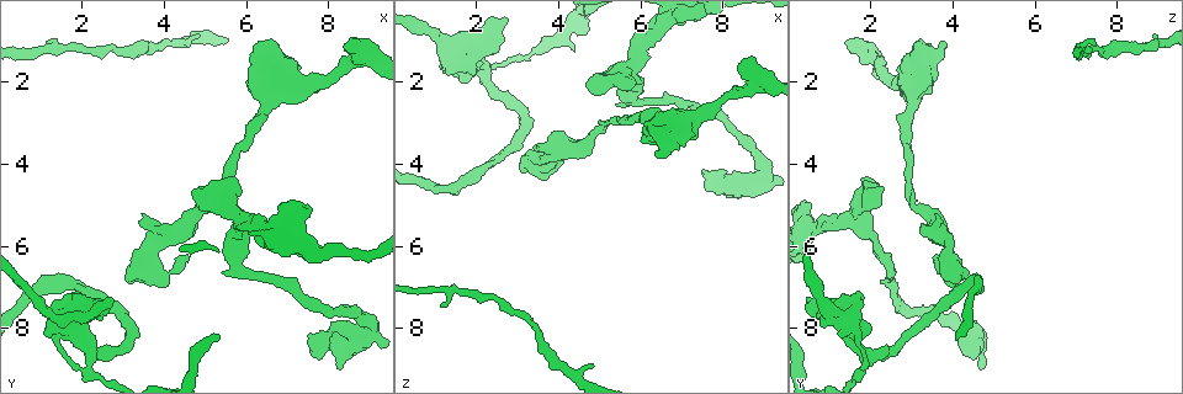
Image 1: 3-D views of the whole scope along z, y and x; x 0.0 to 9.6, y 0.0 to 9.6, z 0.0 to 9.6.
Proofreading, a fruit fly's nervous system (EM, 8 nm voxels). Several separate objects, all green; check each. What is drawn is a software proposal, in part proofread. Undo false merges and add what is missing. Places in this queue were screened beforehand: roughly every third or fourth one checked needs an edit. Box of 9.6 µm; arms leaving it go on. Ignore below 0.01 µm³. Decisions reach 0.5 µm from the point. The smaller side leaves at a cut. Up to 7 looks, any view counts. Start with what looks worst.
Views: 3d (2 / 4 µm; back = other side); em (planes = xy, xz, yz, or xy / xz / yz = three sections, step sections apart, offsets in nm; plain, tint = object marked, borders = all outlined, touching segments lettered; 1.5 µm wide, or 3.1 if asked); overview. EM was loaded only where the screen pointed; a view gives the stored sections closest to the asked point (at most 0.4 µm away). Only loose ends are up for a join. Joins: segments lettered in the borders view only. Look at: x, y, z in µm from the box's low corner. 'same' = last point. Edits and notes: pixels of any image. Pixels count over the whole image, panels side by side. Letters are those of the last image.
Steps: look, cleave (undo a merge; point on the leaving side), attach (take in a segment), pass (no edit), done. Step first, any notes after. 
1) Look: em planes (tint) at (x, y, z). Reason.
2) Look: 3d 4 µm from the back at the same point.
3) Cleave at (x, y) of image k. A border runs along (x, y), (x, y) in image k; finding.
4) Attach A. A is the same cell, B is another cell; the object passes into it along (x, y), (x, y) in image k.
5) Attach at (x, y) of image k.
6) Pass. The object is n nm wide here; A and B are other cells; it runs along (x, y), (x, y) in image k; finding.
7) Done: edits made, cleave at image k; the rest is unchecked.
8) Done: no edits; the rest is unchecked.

Look: em planes (tint) at (8.85, 1.40, 2.00). Arms part here.

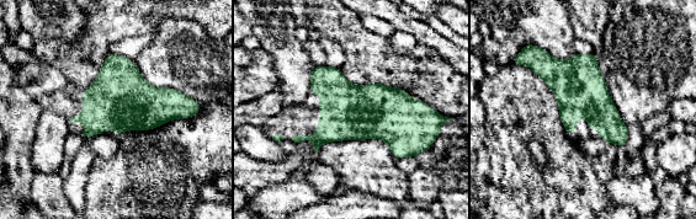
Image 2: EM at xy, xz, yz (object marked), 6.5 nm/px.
Look: em planes (borders) at the same point. What lies round it.

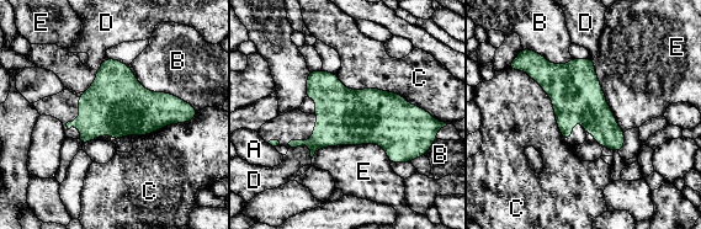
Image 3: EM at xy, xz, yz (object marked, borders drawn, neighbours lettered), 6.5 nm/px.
Pass. A, B, C, D and E are other cells; a border runs along (334, 73), (433, 117) in image 3; all the same neuron.

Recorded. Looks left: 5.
Look: 3d 4 µm at (2.20, 8.65, 2.00). Thick turns thin.

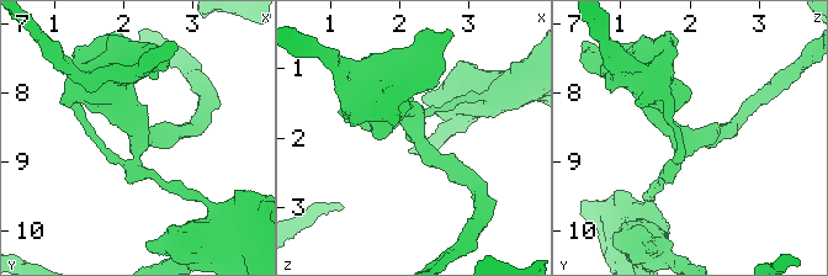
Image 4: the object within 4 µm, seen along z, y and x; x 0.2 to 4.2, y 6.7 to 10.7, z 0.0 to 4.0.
Look: em planes (borders) at (2.20, 8.75, 1.95). Need the tissue.

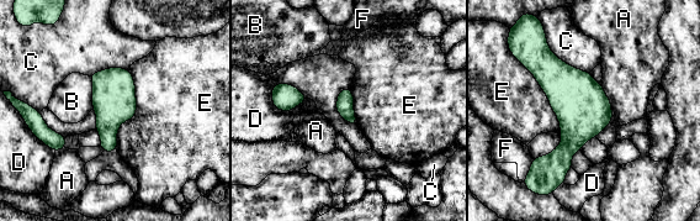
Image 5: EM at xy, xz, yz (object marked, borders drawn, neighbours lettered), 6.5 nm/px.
Cleave at (547, 172) of image 5. The longest contact is with E, 550 nm; A, B, C, D, E and F are other cells; a border runs along (562, 142), (572, 153) in image 5; two neurons meet here.

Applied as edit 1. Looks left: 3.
Look: 3d 2 µm at (4.80, 0.90, 8.85). Free end.

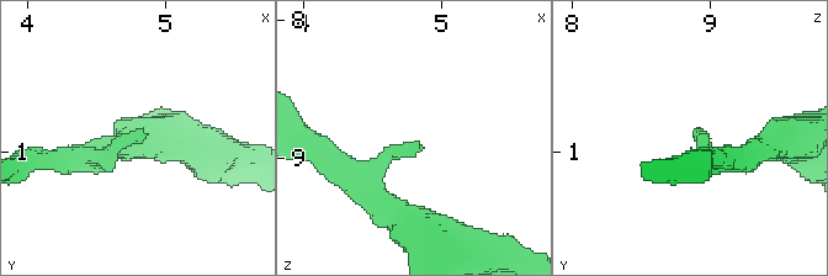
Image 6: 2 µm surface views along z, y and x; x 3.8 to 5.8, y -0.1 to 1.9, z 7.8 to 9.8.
Look: em planes (borders) at (4.84, 0.90, 8.86). Now the EM.

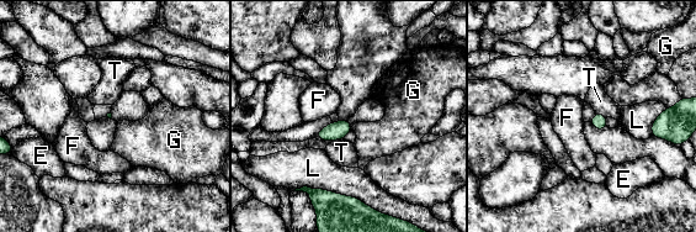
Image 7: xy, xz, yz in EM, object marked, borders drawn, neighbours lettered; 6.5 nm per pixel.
Pass. E, F, G, L and T are other cells; a border runs along (351, 126), (352, 130) in image 7; none of them fits.

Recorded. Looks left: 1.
Done: edits made, cleave at image 5; the rest is unchecked.

